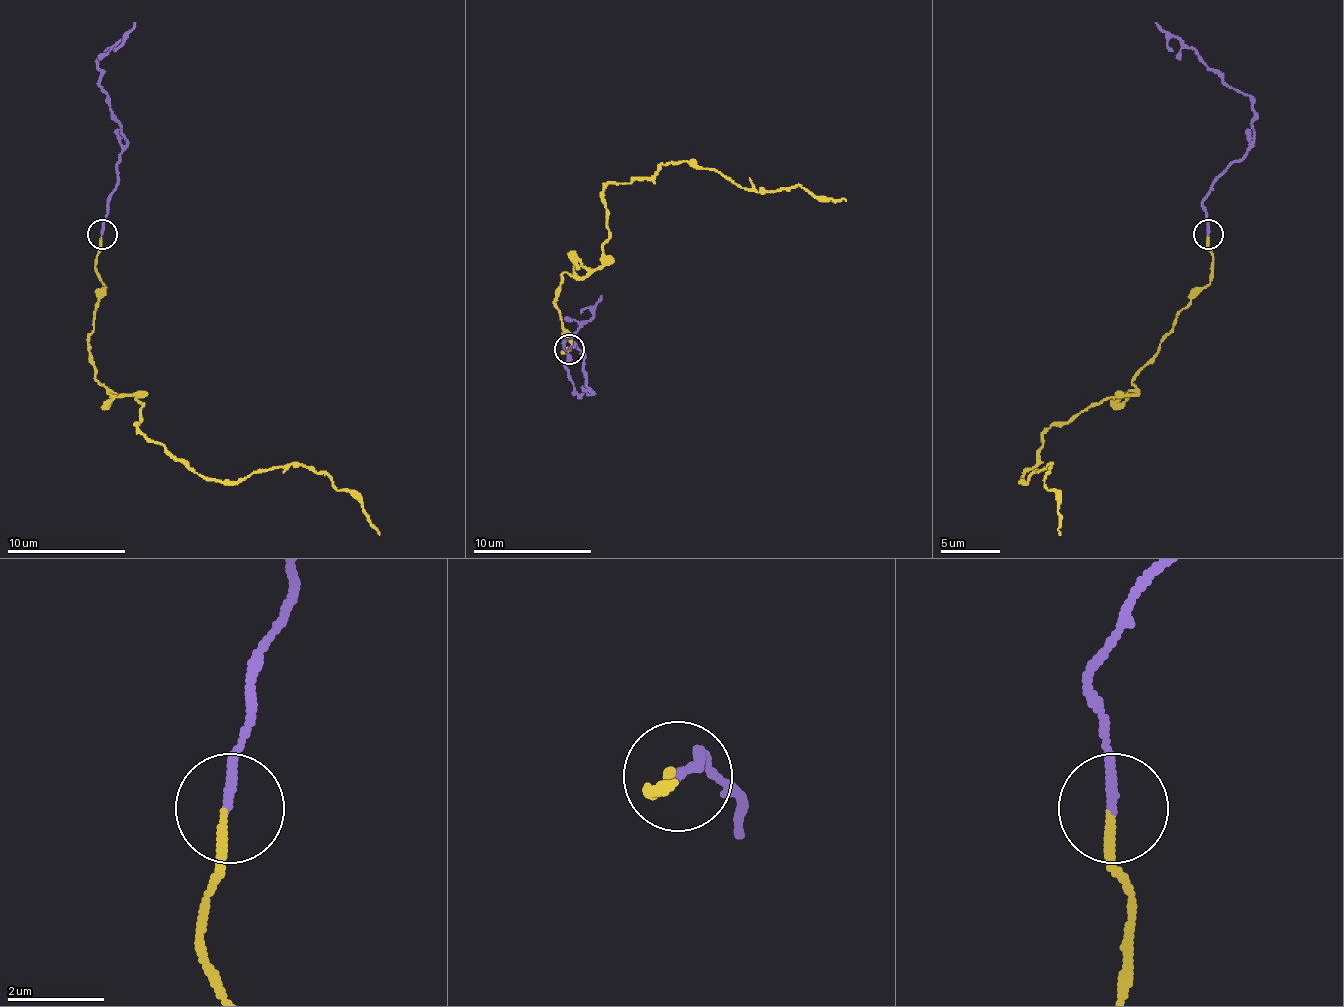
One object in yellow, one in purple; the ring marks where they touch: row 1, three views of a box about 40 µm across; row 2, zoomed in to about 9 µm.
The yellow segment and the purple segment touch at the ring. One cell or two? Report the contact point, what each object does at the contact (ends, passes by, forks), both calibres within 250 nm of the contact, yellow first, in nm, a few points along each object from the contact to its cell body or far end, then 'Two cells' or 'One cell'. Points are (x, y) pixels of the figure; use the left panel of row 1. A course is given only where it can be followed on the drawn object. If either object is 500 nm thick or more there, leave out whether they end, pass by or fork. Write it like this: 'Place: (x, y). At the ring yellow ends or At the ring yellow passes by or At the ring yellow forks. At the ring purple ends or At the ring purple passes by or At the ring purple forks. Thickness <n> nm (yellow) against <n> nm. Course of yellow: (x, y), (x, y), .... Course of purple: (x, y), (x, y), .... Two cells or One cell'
Place: (102, 234). At the ring yellow ends. At the ring purple ends. Thickness 170 nm (yellow) against 190 nm. Course of yellow: (100, 235), (88, 362), (115, 398), (141, 404), (136, 424), (218, 480), (310, 466), (378, 534). Course of purple: (103, 235), (106, 199), (118, 182), (121, 146), (115, 114), (97, 60), (127, 37), (136, 22). One cell

